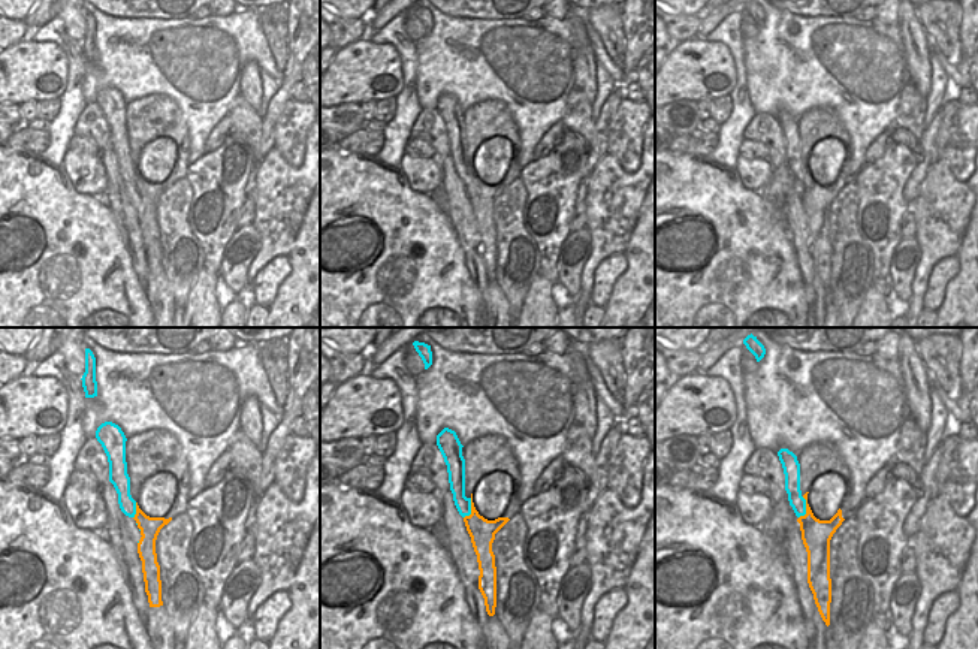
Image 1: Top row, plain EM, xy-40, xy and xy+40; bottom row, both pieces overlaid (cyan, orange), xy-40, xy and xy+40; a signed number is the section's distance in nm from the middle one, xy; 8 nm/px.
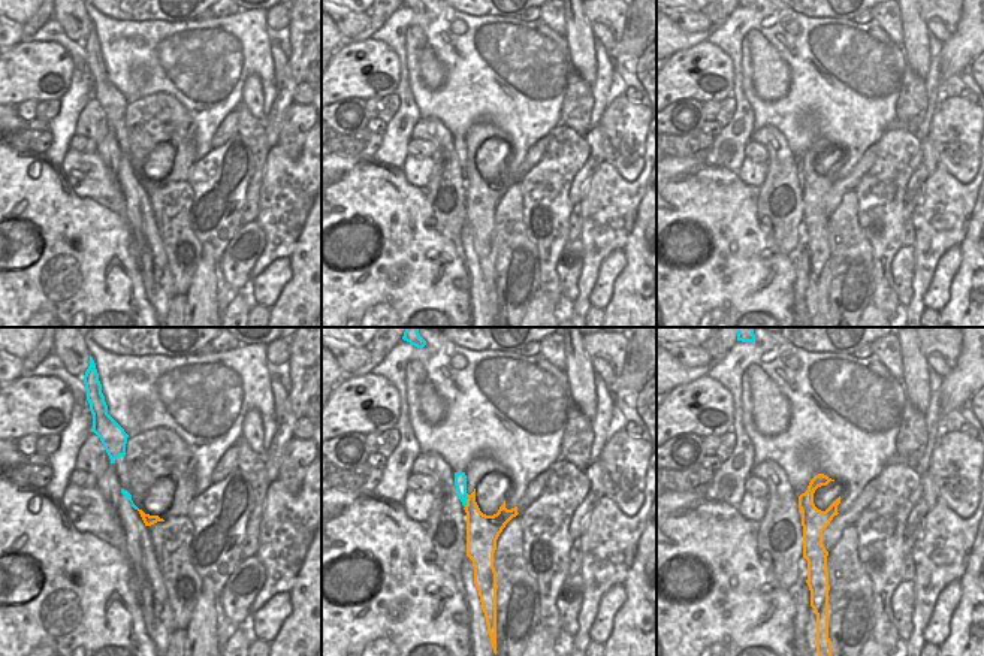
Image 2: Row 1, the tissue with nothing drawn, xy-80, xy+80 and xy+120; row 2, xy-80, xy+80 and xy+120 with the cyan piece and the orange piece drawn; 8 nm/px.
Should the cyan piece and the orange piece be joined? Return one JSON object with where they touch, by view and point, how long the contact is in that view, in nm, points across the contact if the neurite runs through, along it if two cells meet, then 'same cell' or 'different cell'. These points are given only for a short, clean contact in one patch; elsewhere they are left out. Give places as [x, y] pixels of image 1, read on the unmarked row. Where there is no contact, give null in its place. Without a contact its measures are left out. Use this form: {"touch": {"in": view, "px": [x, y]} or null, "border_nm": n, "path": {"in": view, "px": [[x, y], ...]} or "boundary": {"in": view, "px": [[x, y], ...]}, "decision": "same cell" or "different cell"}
{"touch": {"in": "xy+40", "px": [805, 174]}, "border_nm": 180, "decision": "different cell"}

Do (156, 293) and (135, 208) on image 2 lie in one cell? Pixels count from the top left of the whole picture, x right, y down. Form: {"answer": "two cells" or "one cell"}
{"answer": "one cell"}

